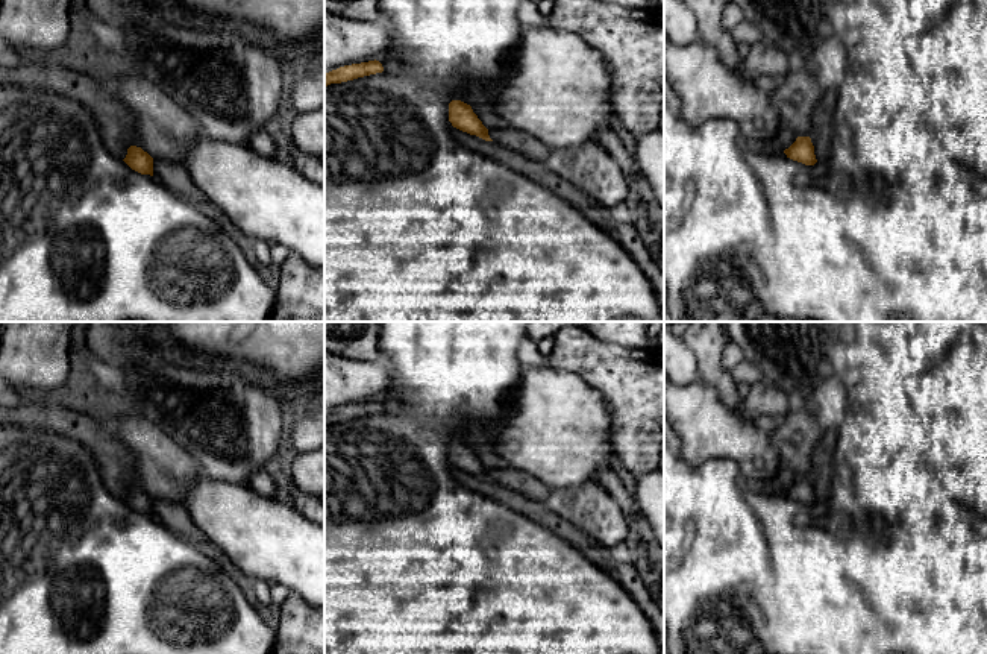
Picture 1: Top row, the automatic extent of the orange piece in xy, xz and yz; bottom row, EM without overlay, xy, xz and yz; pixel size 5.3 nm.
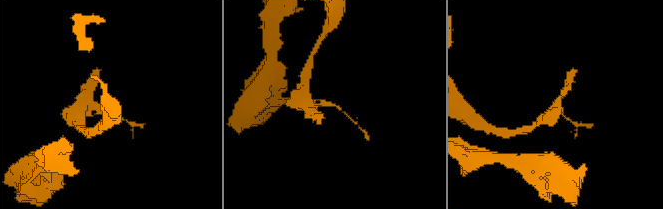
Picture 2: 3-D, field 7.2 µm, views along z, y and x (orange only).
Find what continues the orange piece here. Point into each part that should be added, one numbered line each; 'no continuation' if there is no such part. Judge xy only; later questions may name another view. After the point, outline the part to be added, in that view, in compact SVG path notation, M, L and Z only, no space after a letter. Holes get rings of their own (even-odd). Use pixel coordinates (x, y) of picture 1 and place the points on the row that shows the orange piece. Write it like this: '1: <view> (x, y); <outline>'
no continuation

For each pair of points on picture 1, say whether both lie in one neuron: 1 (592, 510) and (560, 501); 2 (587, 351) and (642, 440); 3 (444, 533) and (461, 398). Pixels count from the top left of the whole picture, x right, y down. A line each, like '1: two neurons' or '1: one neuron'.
1: one neuron
2: one neuron
3: one neuron

